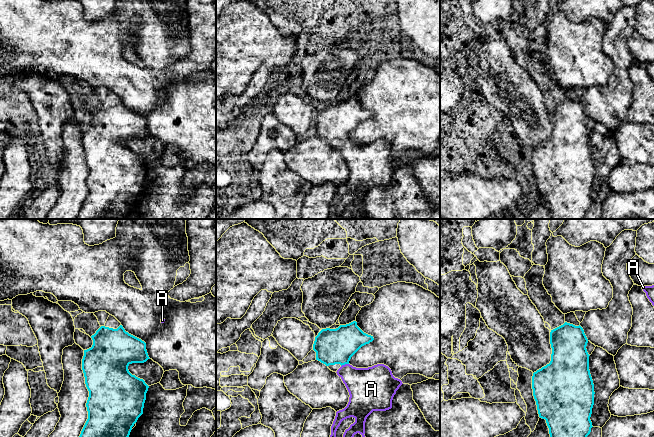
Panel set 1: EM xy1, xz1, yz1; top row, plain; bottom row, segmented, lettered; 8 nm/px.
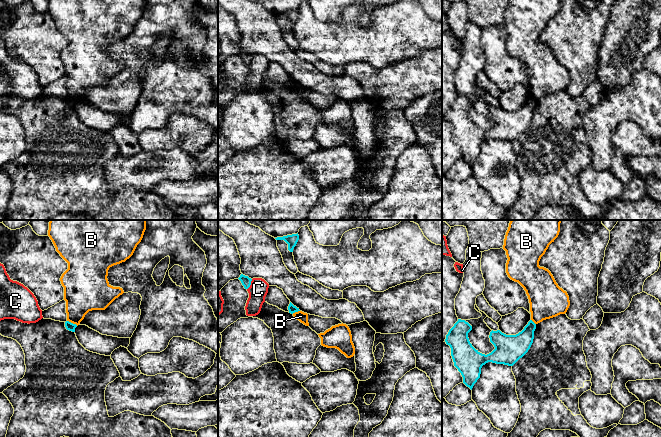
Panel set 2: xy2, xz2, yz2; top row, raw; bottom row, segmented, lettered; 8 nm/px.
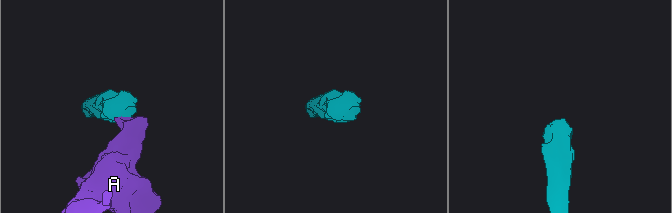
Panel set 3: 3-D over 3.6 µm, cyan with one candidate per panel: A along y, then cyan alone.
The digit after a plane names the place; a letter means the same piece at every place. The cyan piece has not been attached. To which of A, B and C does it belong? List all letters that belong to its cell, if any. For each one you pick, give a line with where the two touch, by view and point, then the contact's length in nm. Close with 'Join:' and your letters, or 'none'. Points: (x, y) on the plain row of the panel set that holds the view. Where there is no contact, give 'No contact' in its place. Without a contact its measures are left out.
A: Touches cyan at xz1 (344, 140). Shared border 70 nm
Join: A

